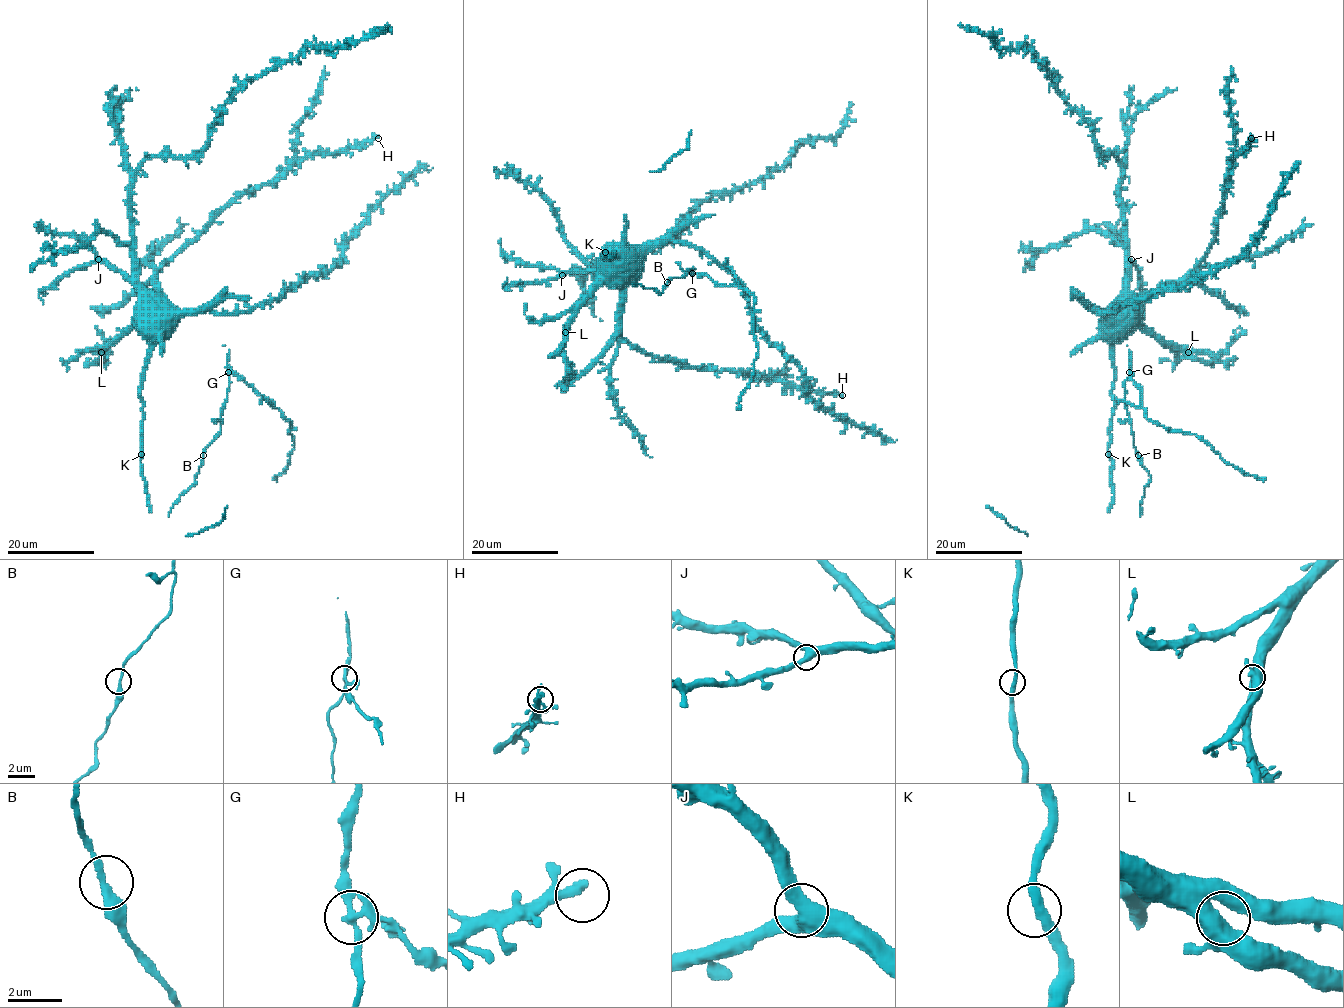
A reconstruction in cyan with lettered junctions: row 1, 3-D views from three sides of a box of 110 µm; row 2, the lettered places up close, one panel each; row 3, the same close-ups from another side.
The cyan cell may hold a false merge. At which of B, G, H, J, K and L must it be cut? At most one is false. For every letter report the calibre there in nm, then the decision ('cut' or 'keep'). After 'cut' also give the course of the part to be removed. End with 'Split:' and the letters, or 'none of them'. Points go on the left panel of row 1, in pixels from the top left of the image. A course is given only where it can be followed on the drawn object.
B: 280 nm thick; keep
G: 240 nm thick; cut; foreign part runs (229, 372), (265, 397), (291, 423), (288, 432), (293, 449), (289, 464), (276, 478)
H: 280 nm thick; keep
J: 460 nm thick; keep
K: 360 nm thick; keep
L: 440 nm thick; keep
Split: G

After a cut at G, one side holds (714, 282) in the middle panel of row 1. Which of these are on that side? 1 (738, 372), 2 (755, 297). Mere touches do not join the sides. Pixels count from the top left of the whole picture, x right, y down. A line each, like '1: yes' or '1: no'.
1: no
2: yes

